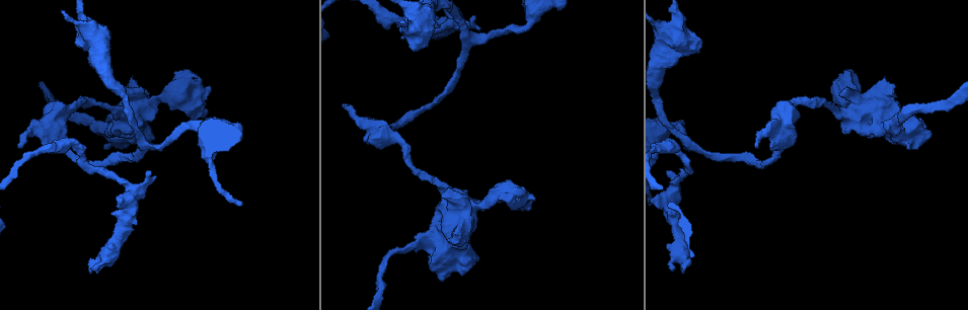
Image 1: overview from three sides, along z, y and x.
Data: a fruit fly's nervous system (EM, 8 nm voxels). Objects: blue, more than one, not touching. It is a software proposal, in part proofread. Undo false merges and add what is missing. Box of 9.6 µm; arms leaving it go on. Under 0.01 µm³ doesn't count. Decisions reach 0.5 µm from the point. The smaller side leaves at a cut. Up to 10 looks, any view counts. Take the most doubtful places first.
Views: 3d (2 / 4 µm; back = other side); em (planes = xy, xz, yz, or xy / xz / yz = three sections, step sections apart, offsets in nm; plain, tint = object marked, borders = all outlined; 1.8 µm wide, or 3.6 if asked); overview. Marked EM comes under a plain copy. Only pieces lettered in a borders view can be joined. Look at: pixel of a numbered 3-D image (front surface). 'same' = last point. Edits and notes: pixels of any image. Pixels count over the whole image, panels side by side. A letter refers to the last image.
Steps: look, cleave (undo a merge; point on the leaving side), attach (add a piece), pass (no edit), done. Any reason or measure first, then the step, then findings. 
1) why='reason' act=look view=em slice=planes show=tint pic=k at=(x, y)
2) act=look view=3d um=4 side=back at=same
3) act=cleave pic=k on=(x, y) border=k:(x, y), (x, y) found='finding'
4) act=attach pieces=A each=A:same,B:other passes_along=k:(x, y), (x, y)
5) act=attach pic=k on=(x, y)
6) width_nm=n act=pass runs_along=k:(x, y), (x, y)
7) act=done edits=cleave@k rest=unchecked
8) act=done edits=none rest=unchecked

why='thick end' act=look view=3d um=4 pic=1 at=(884, 78)

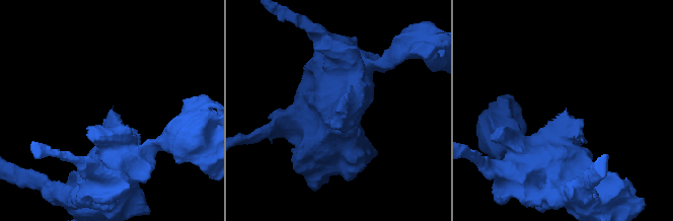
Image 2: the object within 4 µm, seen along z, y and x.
why='now the EM' act=look view=em slice=planes show=borders pic=2 at=(113, 106)

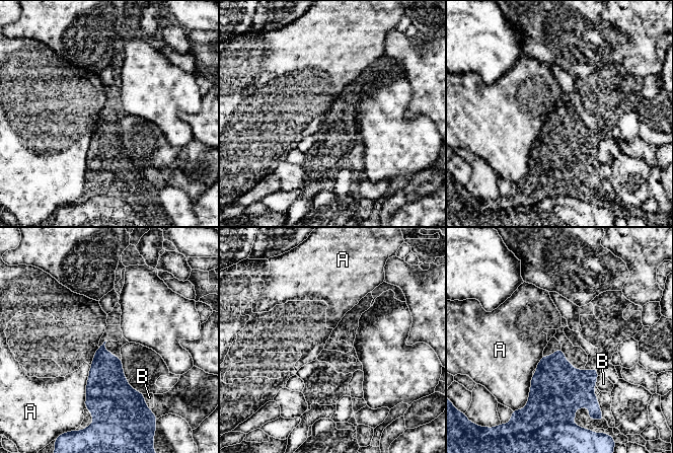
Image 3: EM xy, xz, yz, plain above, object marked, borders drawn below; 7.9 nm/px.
act=pass each=A:other,B:other found='none of them fits'

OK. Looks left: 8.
act=look view=em slice=xz step=8 show=borders pic=1 at=(475, 15)

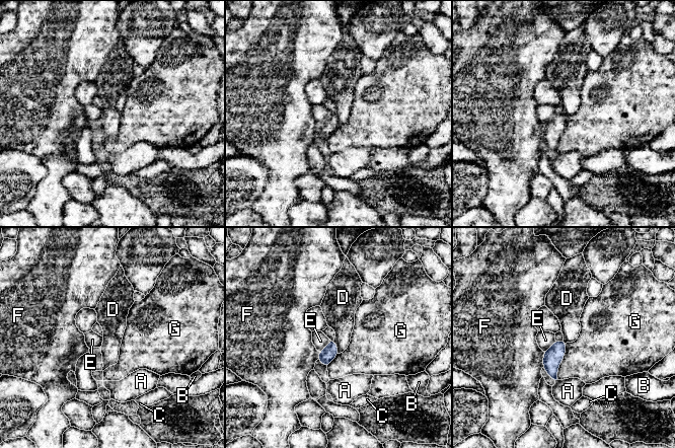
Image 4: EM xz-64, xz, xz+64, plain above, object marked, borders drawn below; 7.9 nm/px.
act=look view=em slice=planes show=borders at=same

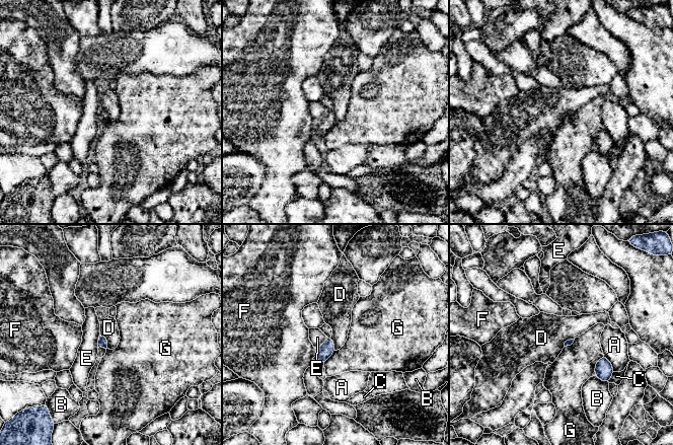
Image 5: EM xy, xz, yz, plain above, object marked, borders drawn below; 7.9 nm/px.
act=pass each=A:other,B:other,C:other,D:other,E:other,F:other,G:other border=5:(100, 335), (105, 339), (107, 348) found='no lettered piece goes on from it'

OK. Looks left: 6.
why='thick end' act=look view=3d um=4 pic=1 at=(478, 256)

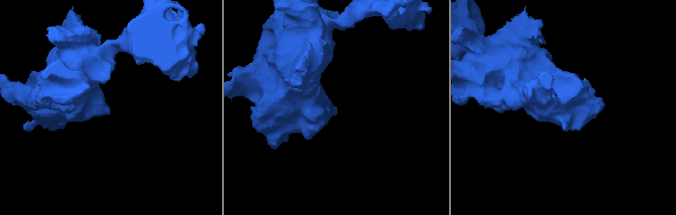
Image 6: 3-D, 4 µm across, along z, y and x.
why='shape alone is not enough' act=look view=em slice=xy step=16 show=borders pic=6 at=(107, 111)

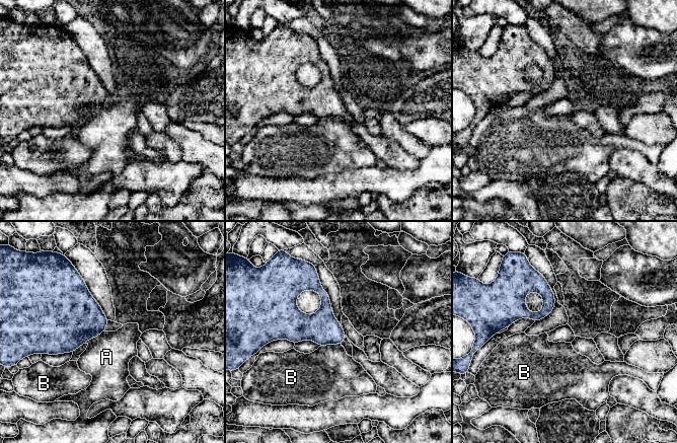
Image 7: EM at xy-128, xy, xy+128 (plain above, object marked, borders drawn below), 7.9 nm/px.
longest_contact=A:180nm act=pass each=A:other,B:other found='none of them fits'

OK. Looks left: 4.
why='thick end' act=look view=em slice=planes show=tint pic=1 at=(204, 115)

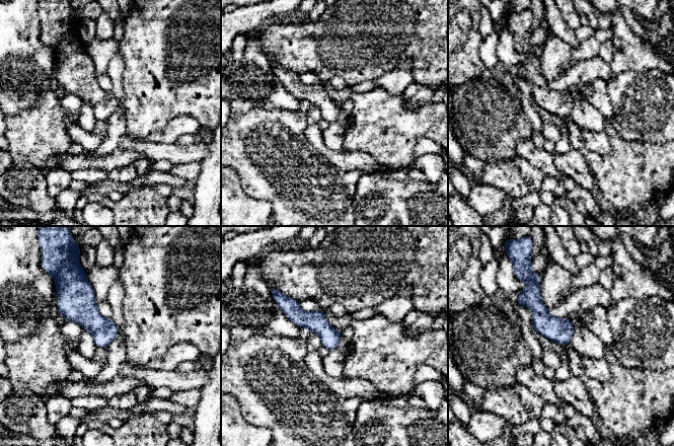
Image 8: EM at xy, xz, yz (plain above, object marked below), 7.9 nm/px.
act=look view=em slice=planes show=borders at=same

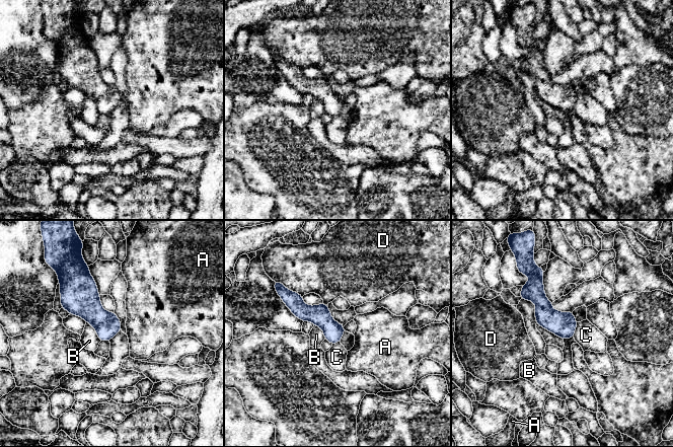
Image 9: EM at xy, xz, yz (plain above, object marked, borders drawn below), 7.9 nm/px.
act=pass each=A:other,B:other,C:other,D:other found='no lettered piece goes on from it'

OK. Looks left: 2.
act=done edits=none rest=unchecked

